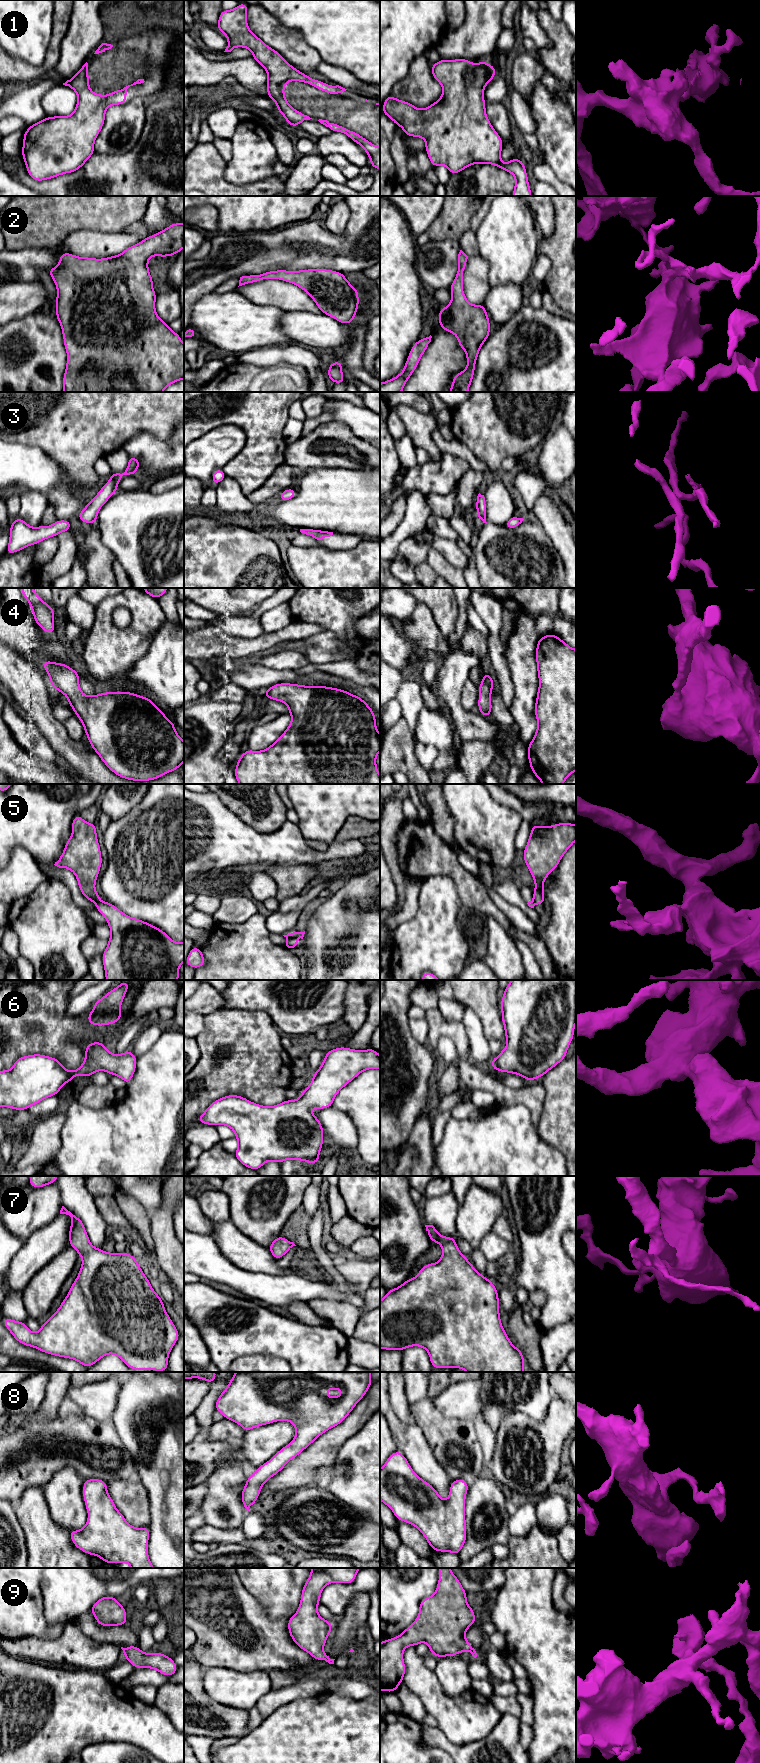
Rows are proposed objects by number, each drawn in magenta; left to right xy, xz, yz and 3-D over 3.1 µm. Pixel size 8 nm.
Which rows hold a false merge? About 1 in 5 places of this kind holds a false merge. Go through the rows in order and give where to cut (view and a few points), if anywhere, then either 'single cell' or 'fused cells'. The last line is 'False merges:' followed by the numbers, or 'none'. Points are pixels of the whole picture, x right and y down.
1: no cut | single cell
2: no cut | single cell
3: no cut | single cell
4: no cut | single cell
5: xz (287, 937), (296, 939) | fused cells
6: no cut | single cell
7: no cut | single cell
8: no cut | single cell
9: no cut | single cell
False merges: 5

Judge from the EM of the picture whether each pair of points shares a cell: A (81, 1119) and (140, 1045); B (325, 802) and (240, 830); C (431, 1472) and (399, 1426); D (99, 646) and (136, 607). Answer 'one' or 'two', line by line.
A: two
B: two
C: one
D: one

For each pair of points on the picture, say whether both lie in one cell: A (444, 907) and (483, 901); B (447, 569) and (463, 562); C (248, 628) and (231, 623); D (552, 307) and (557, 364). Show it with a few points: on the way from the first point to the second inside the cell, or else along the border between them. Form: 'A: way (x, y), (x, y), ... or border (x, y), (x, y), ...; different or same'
A: border (453, 881), (457, 895), (462, 903); different
B: border (436, 550), (453, 566), (463, 571); different
C: way (244, 626), (235, 625); same
D: border (542, 307), (551, 313), (565, 318); different

